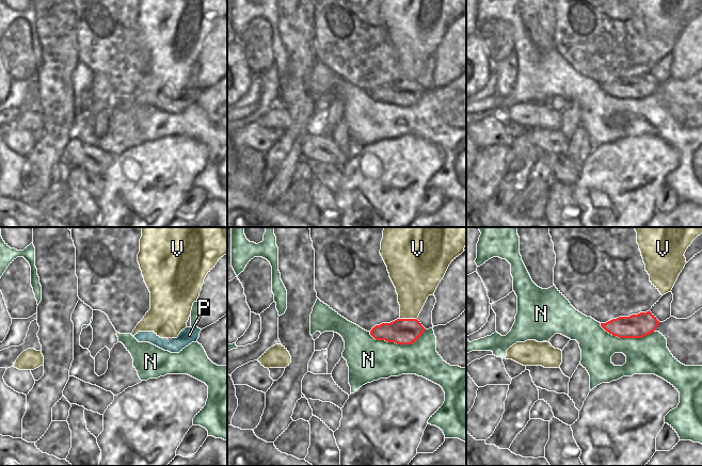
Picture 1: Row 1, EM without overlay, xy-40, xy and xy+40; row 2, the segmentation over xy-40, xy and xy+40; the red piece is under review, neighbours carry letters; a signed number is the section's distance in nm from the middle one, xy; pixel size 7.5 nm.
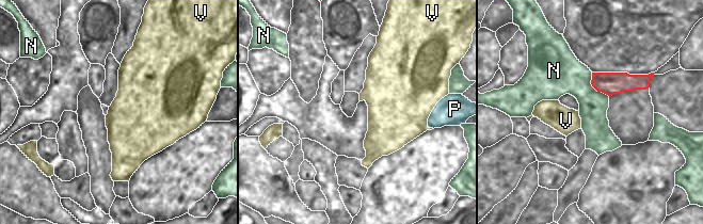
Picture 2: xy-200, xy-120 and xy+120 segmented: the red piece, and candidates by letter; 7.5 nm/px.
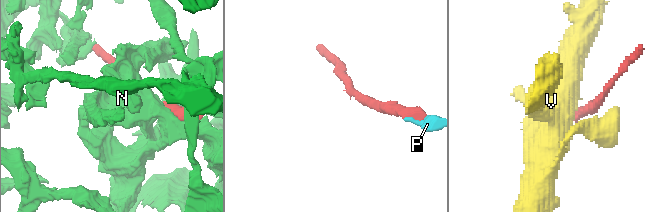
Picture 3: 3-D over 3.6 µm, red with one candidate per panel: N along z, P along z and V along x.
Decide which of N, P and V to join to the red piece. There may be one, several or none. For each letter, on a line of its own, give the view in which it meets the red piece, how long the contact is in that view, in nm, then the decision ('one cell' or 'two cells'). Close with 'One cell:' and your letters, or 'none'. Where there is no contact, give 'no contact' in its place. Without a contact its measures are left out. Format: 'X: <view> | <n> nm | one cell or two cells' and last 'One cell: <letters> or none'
N: xy | 420 nm | two cells
P: no contact | one cell
V: xy | 130 nm | two cells
One cell: P

